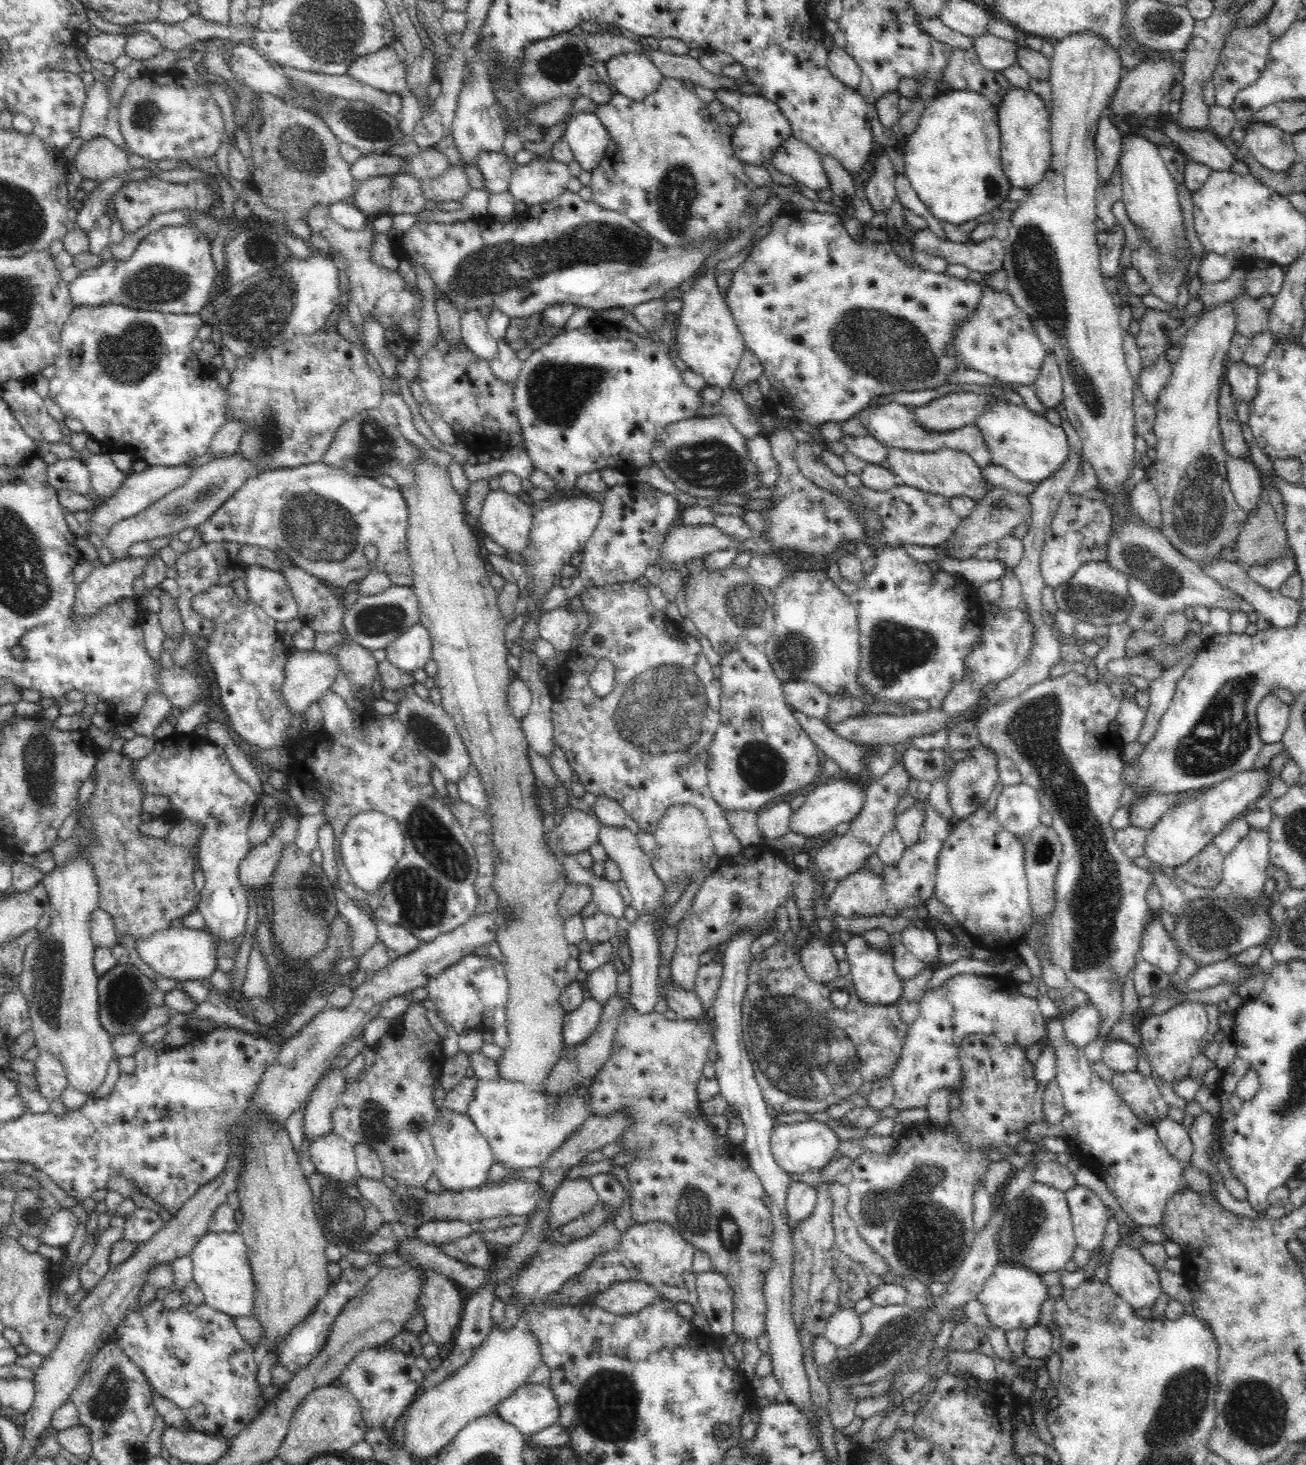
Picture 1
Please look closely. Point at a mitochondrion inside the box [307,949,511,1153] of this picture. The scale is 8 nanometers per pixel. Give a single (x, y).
(410, 1127)

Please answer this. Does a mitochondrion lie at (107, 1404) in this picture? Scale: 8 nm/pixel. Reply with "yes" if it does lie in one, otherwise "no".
yes

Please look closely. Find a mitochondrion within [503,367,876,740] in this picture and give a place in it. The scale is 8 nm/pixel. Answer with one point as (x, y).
(712, 464)

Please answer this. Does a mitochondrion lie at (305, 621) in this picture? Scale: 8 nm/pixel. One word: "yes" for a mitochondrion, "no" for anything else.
no

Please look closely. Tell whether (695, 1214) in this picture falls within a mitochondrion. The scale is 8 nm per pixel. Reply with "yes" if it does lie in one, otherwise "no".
yes

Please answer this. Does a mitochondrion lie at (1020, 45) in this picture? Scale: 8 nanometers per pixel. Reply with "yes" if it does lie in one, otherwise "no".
no

